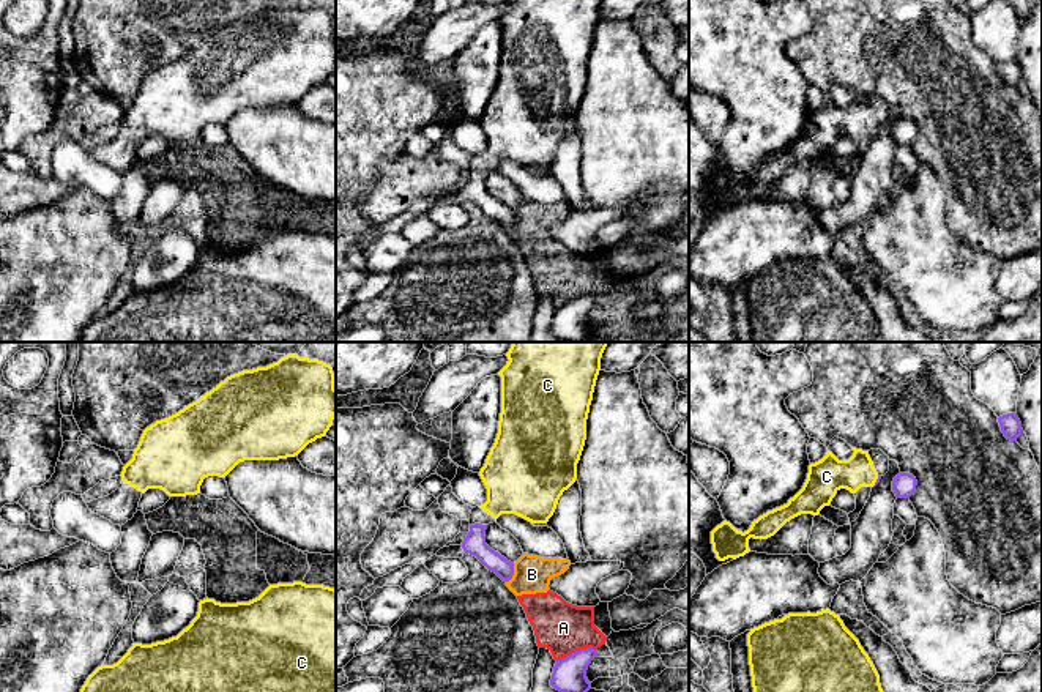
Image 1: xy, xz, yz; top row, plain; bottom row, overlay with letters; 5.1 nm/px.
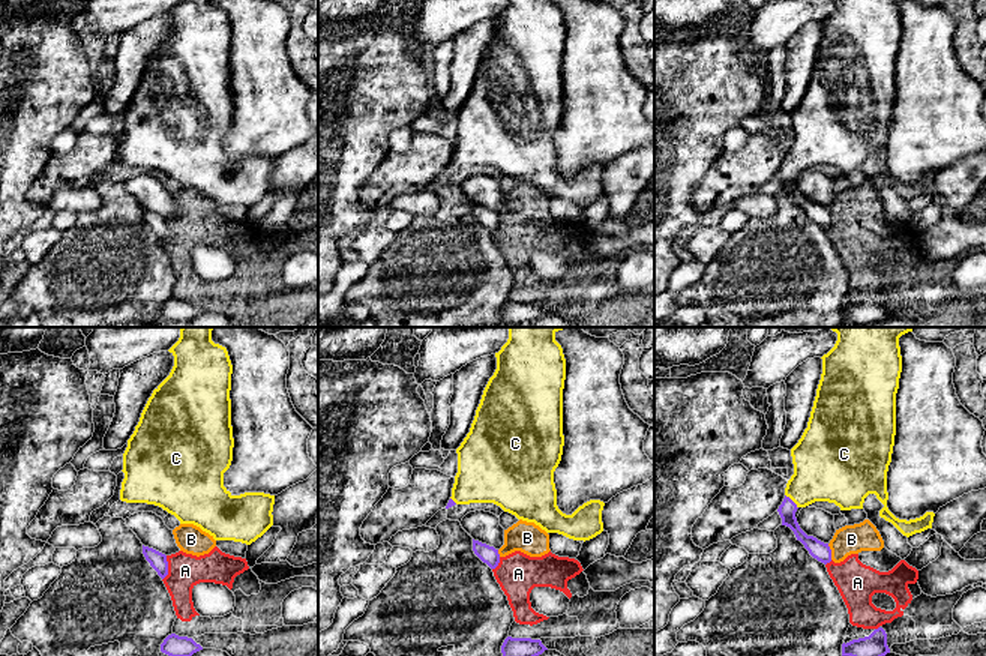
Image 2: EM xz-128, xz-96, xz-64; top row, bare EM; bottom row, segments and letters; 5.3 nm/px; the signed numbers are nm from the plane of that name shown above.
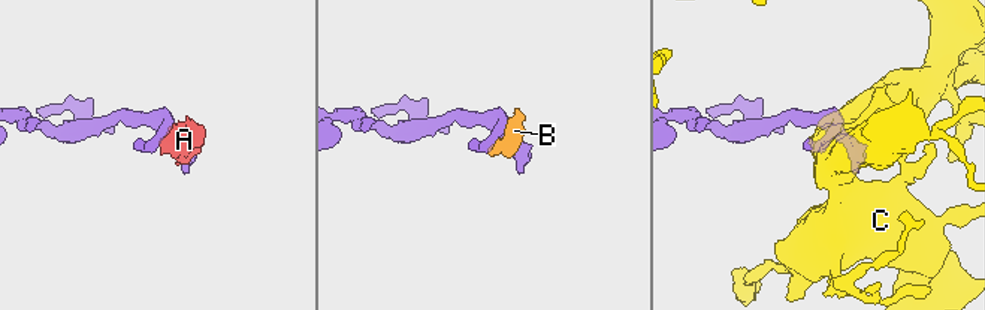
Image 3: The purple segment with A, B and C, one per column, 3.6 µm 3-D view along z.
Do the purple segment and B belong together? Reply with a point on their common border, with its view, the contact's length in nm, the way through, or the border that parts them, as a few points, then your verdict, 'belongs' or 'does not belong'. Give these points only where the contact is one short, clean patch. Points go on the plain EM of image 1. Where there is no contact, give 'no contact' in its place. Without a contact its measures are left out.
meets purple in xz at (513, 219); contact 110 nm long; border along xz (514, 210), (514, 219), (506, 229); does not belong

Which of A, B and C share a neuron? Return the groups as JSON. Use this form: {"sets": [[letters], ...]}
{"sets": [["A", "B"], ["C"]]}

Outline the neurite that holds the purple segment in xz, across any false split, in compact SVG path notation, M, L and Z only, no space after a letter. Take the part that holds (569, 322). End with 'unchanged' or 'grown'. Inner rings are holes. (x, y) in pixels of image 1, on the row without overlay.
M586 295L556 307L550 333L566 342L585 342L591 336L586 317L594 304L597 296Z | unchanged

